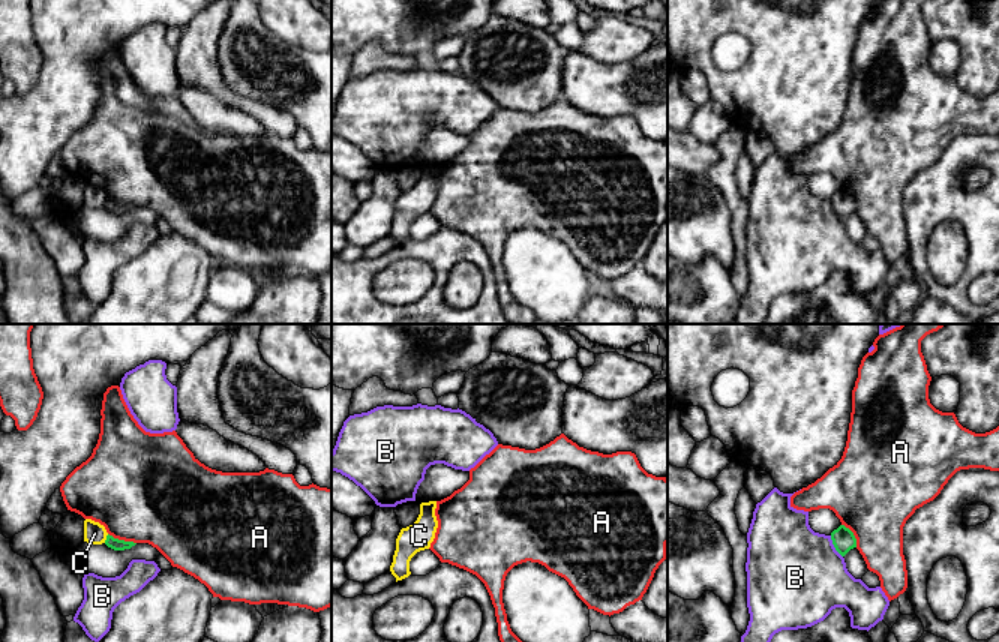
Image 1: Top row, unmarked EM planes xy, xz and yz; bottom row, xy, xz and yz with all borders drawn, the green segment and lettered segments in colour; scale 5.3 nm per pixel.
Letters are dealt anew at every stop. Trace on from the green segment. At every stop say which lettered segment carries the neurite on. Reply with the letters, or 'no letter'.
no letter

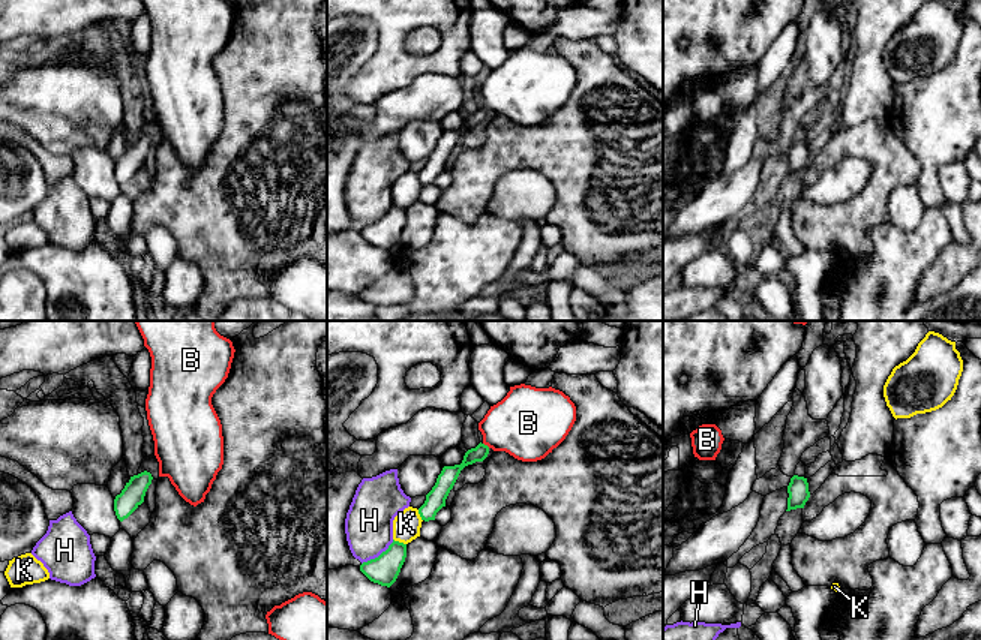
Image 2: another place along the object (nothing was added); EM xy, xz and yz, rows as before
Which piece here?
B

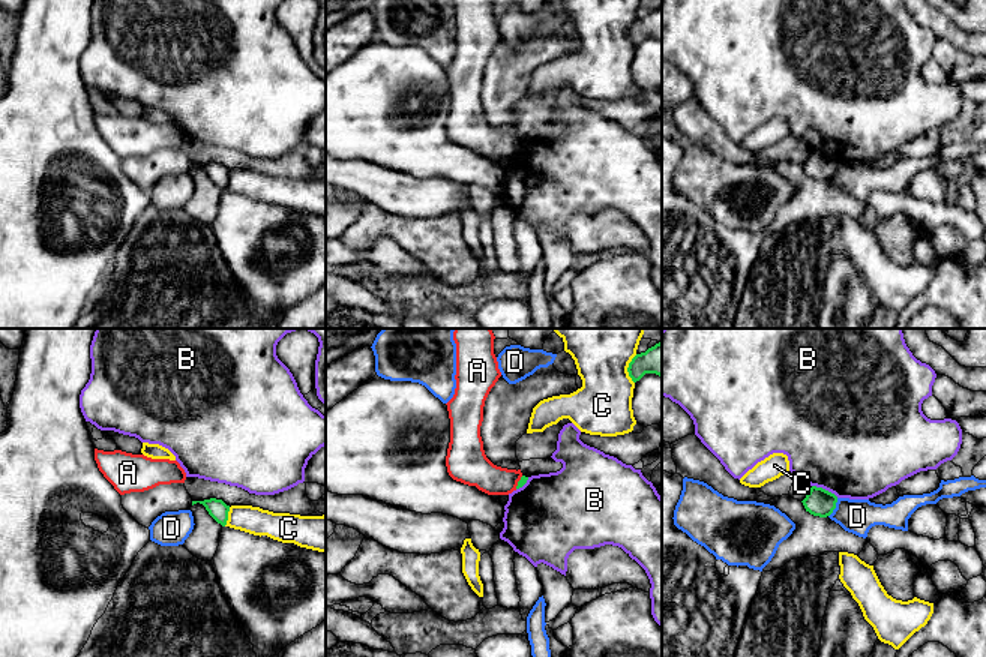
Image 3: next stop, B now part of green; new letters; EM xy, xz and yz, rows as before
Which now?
no letter

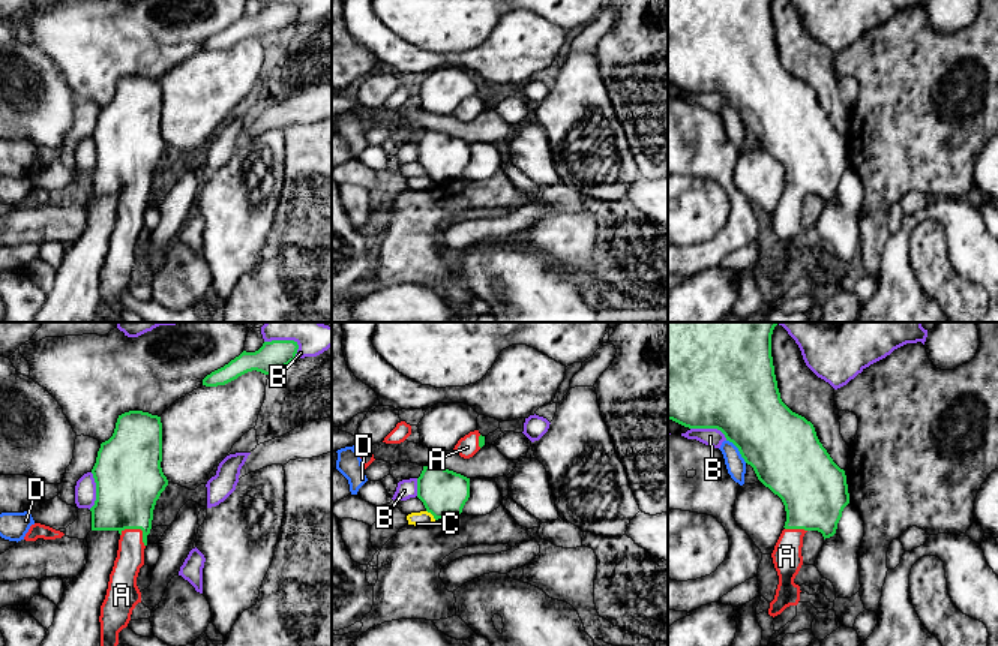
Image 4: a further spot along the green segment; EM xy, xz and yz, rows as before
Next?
A

